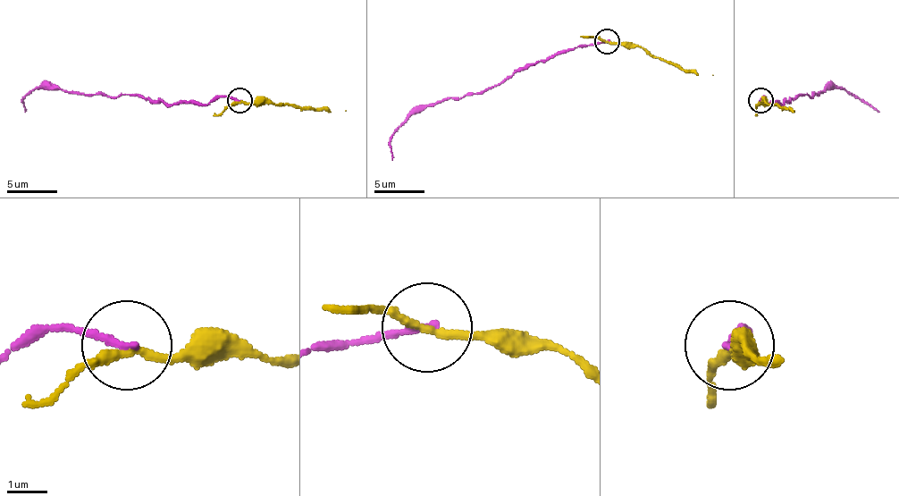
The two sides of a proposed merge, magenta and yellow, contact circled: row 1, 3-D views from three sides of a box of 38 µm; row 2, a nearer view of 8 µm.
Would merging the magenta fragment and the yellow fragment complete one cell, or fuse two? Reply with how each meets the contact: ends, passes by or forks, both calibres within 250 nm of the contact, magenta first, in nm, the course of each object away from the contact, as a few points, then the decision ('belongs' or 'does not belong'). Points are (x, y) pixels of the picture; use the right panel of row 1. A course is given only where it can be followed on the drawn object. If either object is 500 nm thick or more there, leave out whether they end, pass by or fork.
magenta ends; yellow passes by; calibres 170 and 200 nm; course magenta (760, 100), (765, 97), (769, 105), (780, 105), (842, 88), (879, 113); course yellow (760, 102), (794, 110); does not belong

